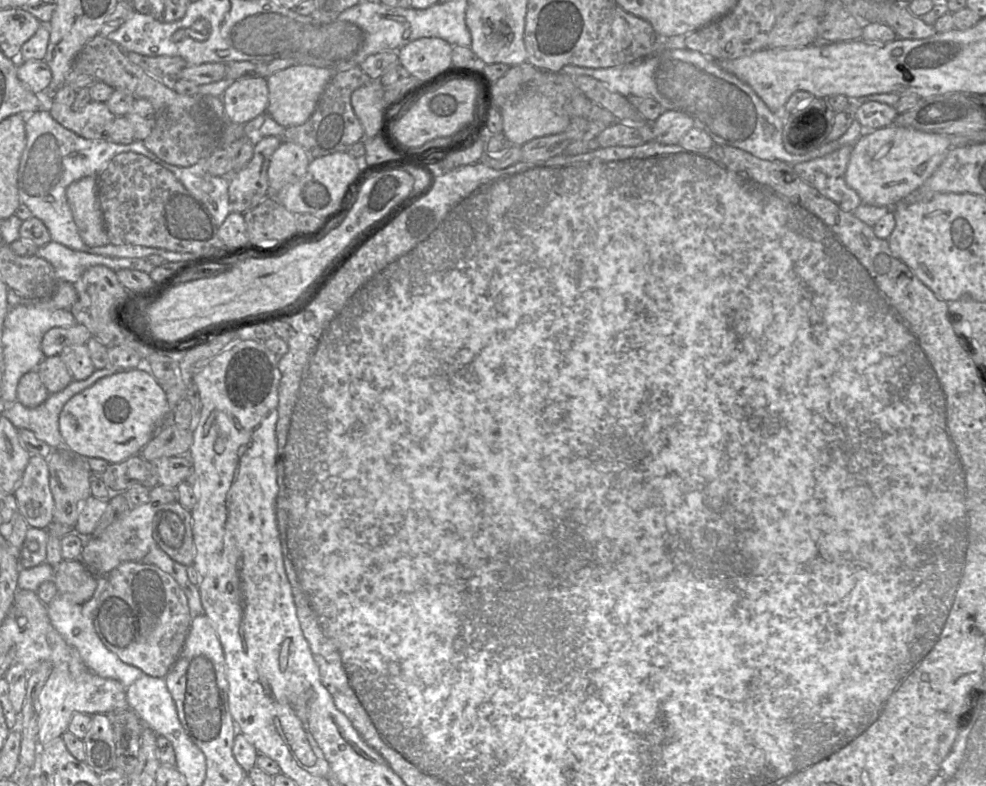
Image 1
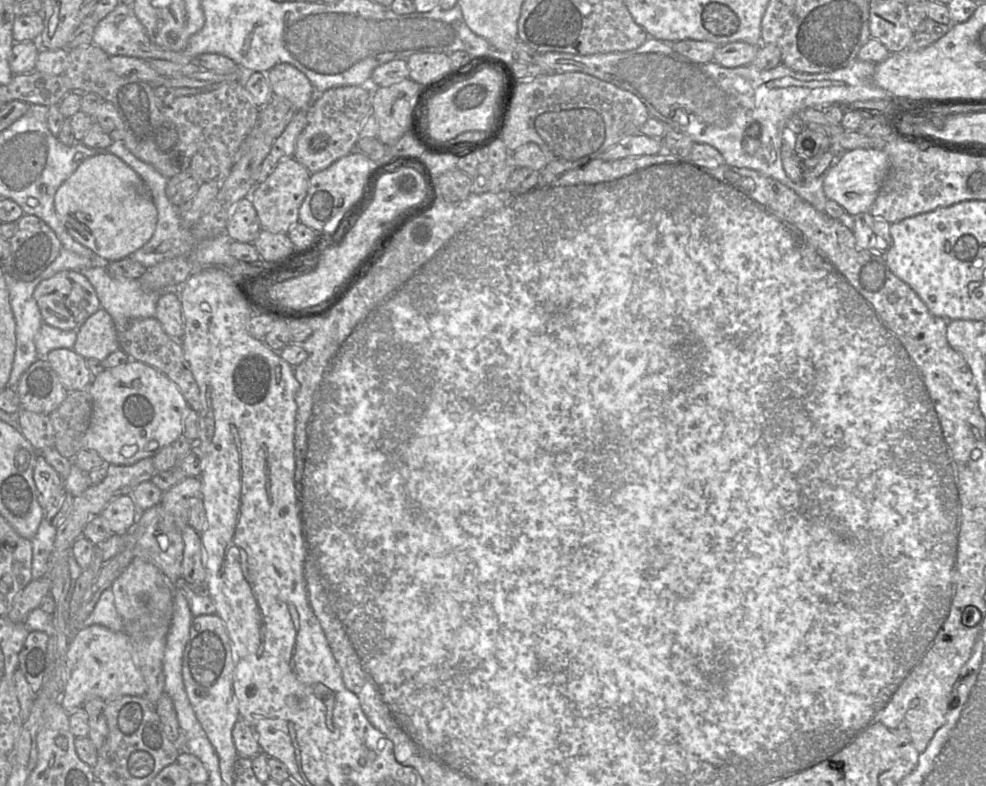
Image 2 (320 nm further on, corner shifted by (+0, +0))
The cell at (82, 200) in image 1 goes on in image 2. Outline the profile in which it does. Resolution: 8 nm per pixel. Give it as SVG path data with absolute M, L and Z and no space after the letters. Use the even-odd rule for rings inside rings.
M98 154L83 160L58 188L55 211L75 241L107 262L129 257L154 234L157 209L142 178L113 154Z

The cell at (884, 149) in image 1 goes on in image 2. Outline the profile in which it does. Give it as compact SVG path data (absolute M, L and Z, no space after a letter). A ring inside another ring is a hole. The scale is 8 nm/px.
M859 148L843 152L836 165L825 172L823 190L827 200L833 200L852 216L870 212L886 178L889 161L884 150Z

